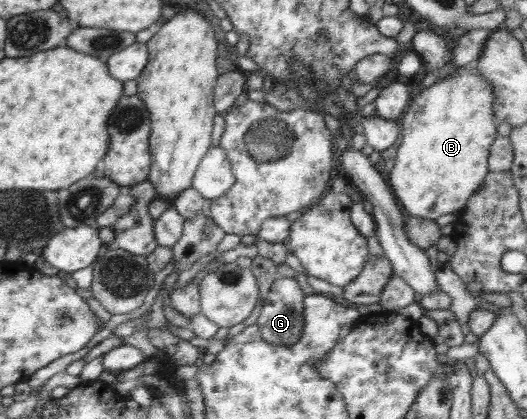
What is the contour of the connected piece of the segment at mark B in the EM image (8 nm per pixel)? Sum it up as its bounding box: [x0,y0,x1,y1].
[389,66,498,221]

